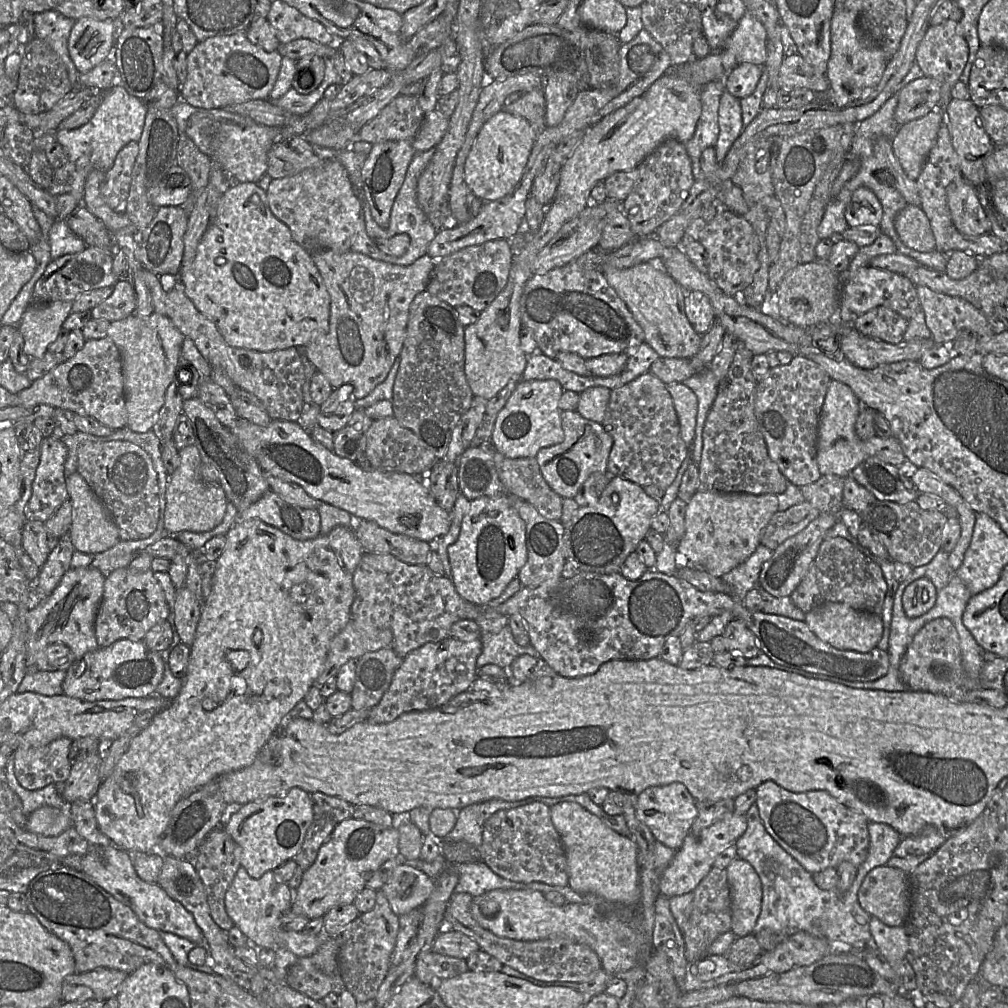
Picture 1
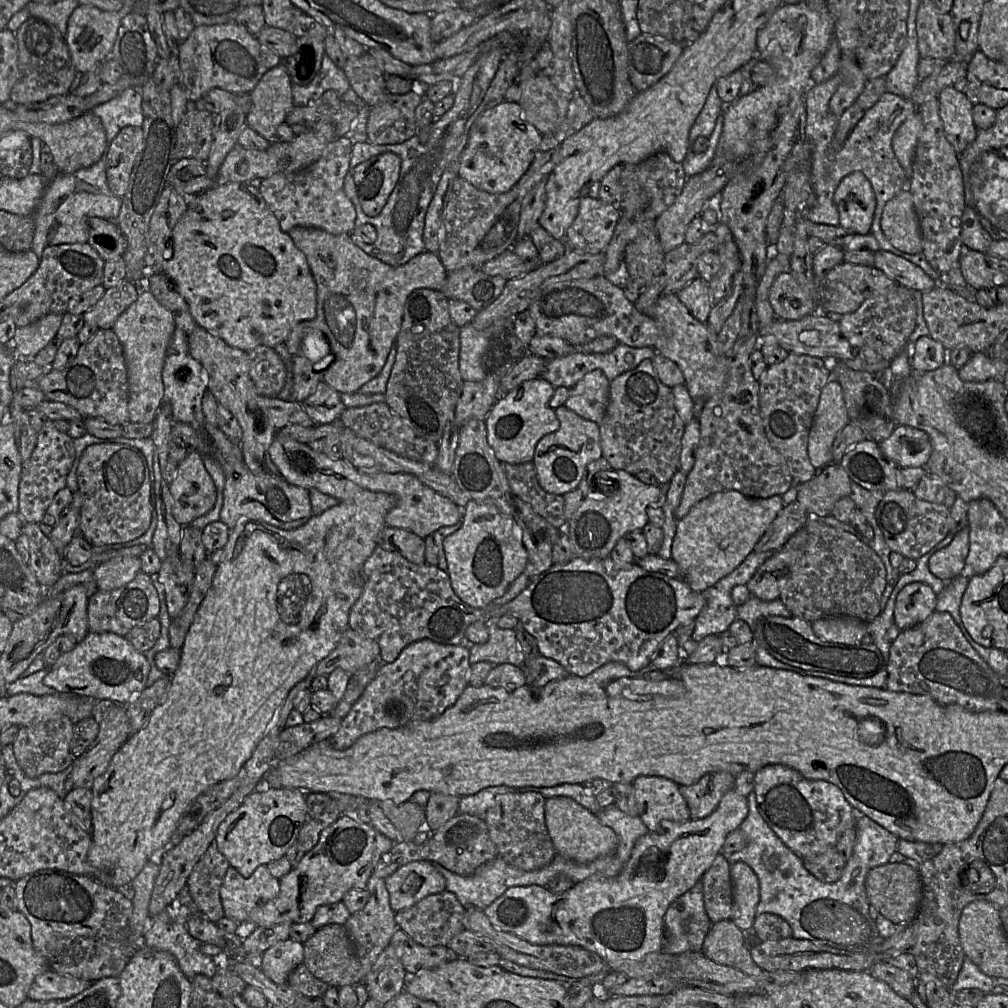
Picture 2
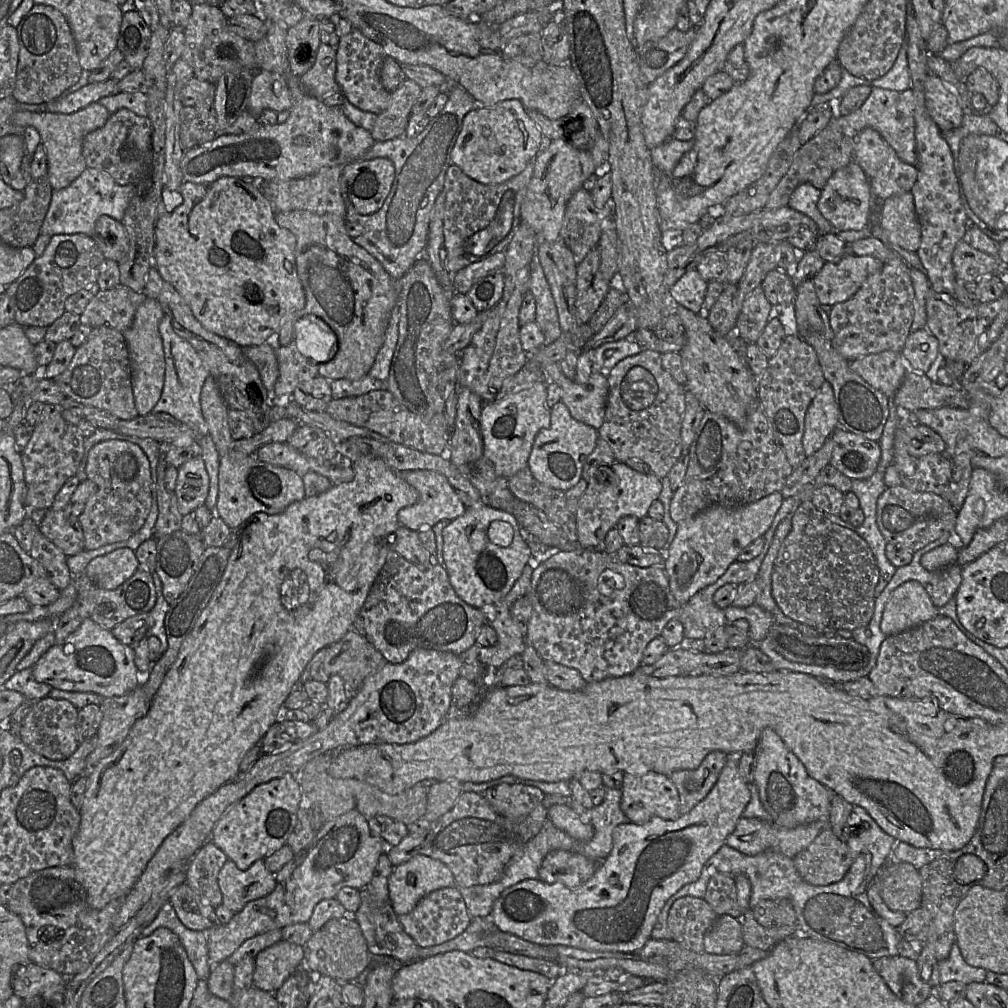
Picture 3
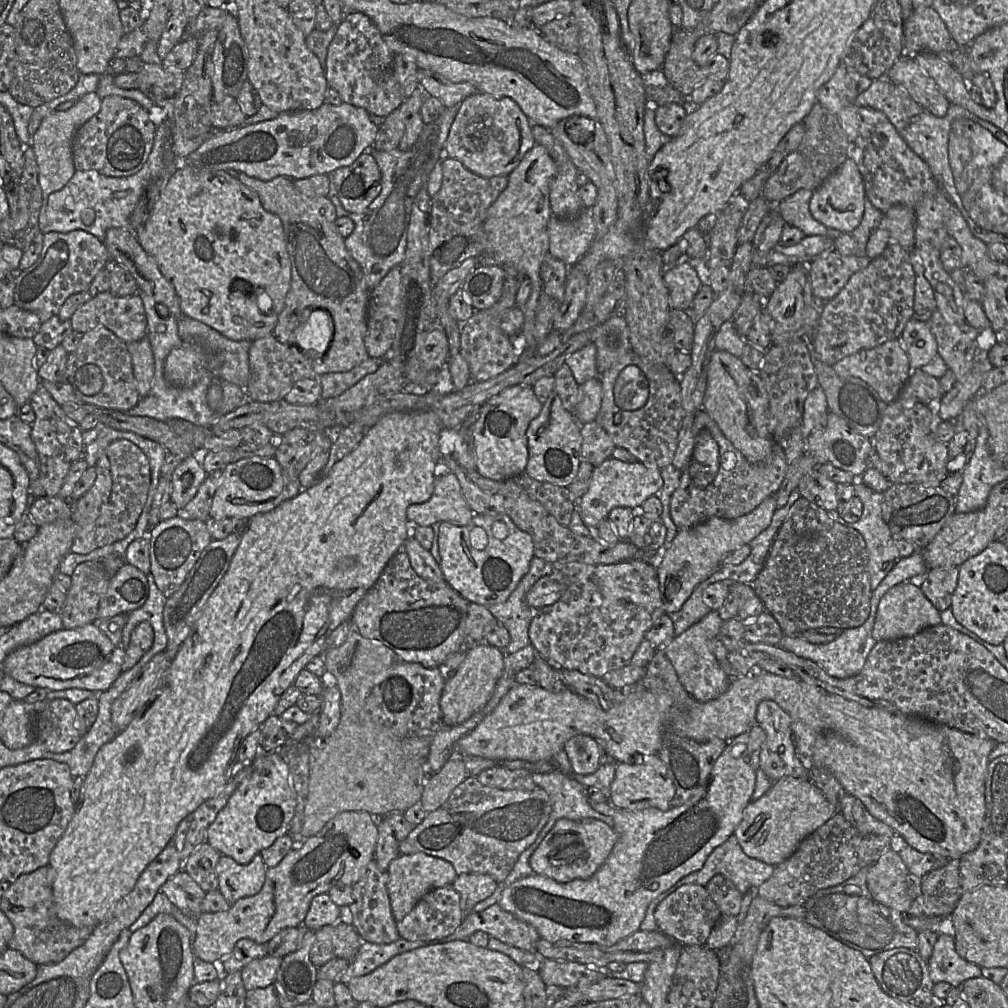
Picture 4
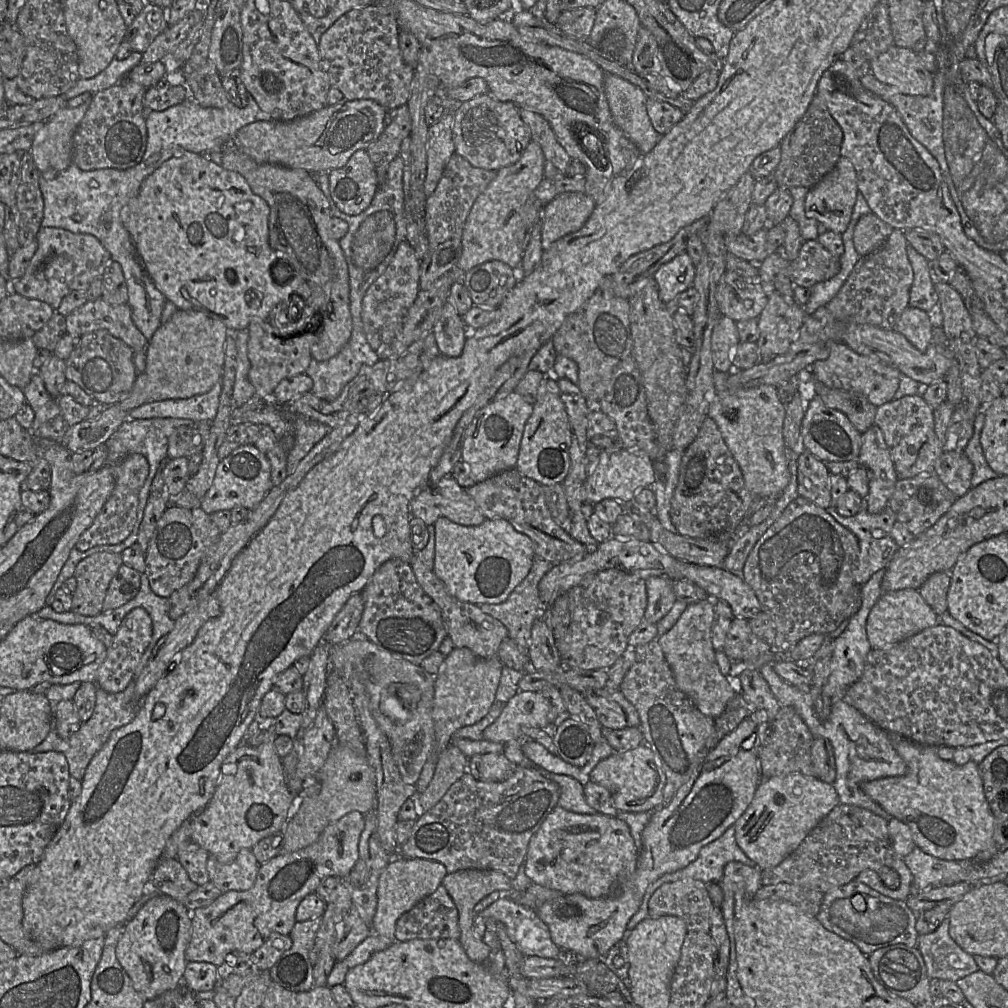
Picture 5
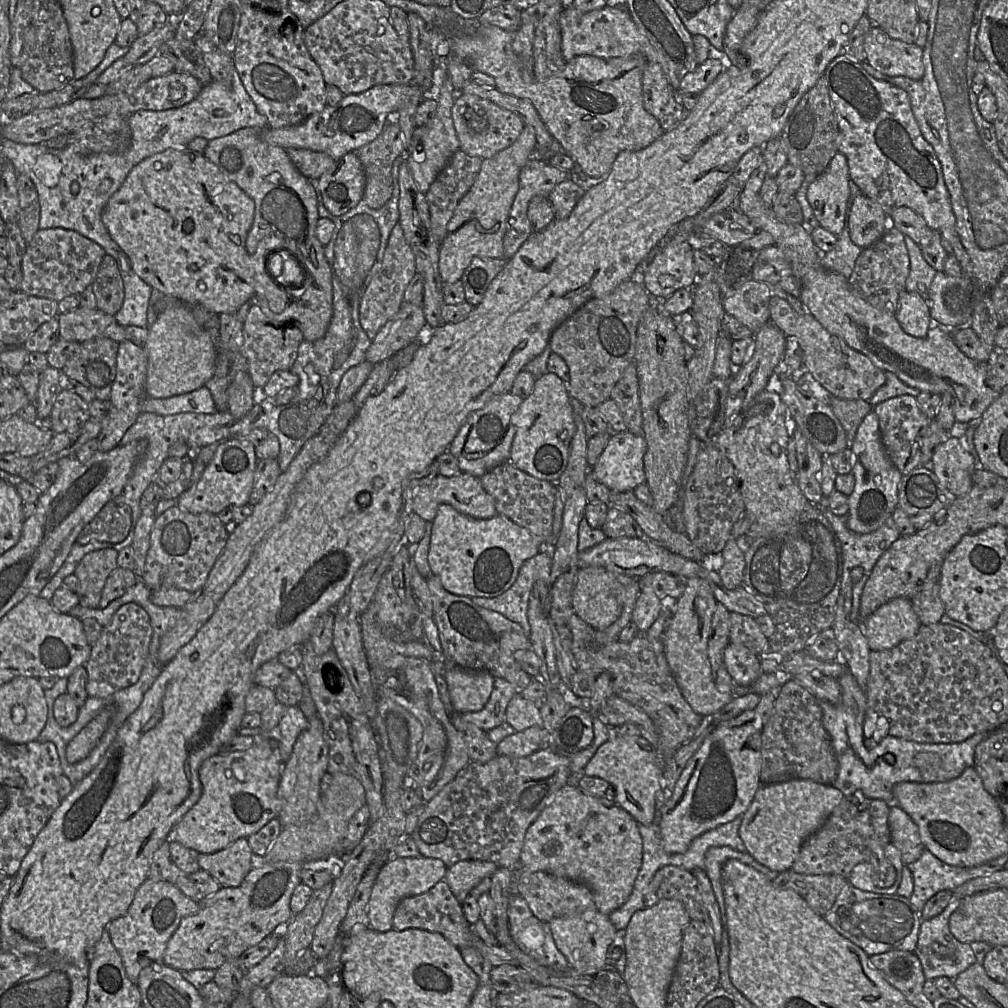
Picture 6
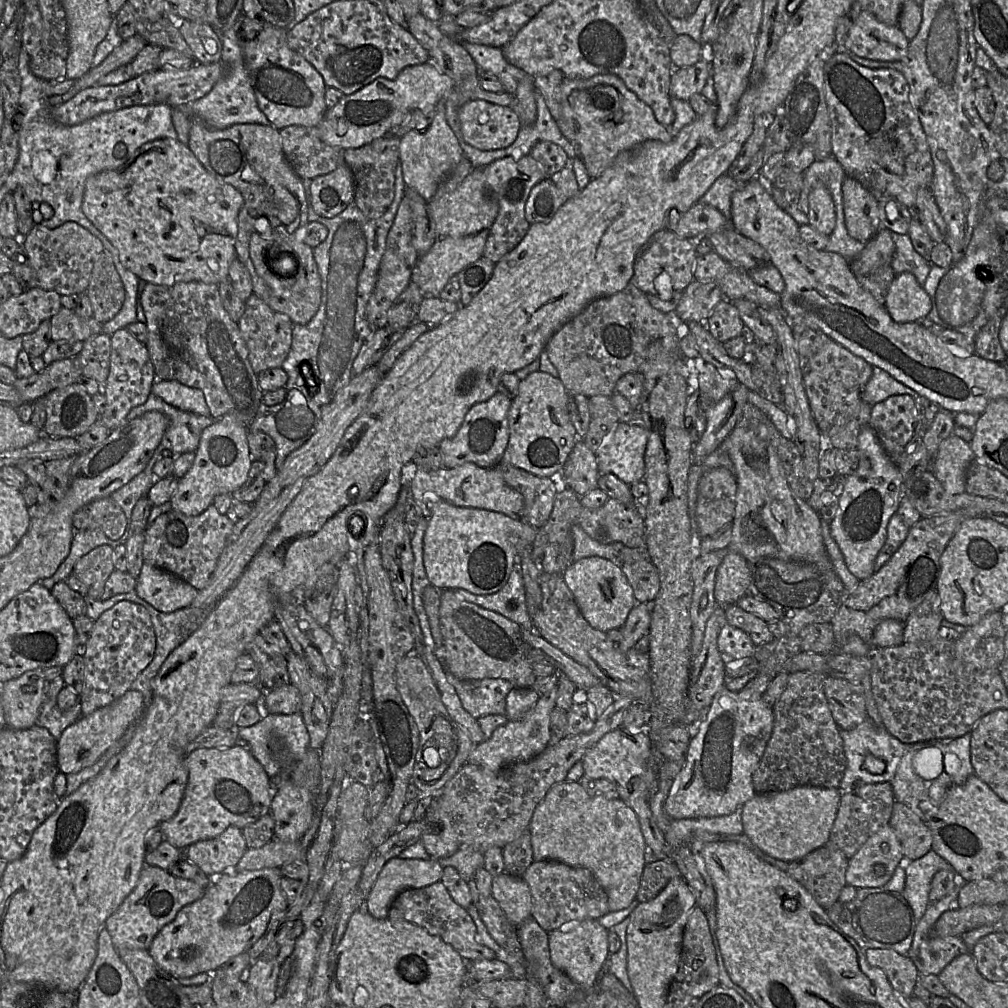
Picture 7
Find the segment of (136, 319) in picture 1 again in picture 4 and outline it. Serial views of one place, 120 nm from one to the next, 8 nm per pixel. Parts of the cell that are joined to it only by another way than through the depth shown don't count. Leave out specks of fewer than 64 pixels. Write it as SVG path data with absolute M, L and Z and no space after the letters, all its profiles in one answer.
M148 337L127 344L132 358L134 378L140 398L146 397L152 386L155 362Z

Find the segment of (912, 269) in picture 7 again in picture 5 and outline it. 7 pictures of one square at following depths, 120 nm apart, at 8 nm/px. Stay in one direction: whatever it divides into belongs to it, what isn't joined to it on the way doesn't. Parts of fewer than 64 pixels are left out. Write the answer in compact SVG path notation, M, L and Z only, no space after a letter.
M909 243L907 256L914 273L909 305L933 314L939 305L930 261Z

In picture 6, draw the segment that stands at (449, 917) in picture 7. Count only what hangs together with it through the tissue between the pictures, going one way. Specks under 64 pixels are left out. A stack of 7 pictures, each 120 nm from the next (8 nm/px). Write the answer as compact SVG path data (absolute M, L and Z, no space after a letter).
M444 880L439 881L423 894L403 898L396 907L393 916L393 928L398 931L414 928L439 933L459 950L475 947L493 967L517 966L517 961L510 952L499 945L488 946L474 931L474 925L467 921L461 903L455 898Z

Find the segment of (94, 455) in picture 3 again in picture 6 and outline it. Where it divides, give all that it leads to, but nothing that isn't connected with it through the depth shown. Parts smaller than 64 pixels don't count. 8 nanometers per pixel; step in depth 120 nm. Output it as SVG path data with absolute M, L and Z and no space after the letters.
M122 494L107 502L79 533L76 542L86 545L100 541L118 544L124 541L131 527L131 508Z

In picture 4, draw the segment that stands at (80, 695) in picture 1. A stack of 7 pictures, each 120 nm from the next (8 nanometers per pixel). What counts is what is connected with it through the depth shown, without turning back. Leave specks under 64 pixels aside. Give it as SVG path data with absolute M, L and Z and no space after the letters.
M93 623L62 629L11 652L1 664L5 675L35 688L49 691L70 688L96 692L107 690L122 673L125 650L114 646Z

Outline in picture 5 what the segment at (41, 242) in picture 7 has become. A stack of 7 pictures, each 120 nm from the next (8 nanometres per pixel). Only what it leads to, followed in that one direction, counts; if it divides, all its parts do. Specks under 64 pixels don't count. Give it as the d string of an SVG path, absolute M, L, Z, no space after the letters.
M41 227L35 239L38 244L37 250L24 275L11 282L11 291L28 299L43 301L54 310L71 292L86 292L93 280L101 278L112 260L100 241L89 234L75 234L61 228Z

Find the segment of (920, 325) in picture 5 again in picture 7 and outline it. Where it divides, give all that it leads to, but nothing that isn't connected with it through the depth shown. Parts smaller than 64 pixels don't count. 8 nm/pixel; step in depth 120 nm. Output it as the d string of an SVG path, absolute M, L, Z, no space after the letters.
M903 272L892 281L884 306L895 322L907 323L925 320L932 303L916 277L910 272Z

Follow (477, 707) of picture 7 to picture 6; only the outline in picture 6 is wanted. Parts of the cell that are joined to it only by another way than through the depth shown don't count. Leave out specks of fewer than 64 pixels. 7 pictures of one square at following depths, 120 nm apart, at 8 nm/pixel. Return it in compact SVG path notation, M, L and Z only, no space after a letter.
M495 678L493 690L486 705L477 712L466 712L463 718L485 732L501 725L506 720L506 710L518 690L503 678Z

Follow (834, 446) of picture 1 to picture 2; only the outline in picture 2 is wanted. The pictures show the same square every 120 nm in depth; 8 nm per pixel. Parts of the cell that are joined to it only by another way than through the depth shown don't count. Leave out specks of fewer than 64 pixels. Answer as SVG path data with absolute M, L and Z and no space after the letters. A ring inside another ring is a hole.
M831 378L821 391L808 435L808 457L817 471L834 463L834 440L848 423L842 387ZM896 425L891 435L878 444L882 452L899 468L925 467L932 452L929 435L906 425Z

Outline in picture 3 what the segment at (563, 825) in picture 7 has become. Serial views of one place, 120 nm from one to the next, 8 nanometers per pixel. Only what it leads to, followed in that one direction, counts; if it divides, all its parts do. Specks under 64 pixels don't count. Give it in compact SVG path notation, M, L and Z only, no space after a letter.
M553 850L542 861L539 878L548 884L560 882L577 887L591 878L599 865L599 862L576 852Z

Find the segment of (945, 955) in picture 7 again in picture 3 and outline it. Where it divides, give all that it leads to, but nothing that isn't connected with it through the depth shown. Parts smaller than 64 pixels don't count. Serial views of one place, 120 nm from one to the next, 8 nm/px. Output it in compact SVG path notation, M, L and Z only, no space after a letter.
M957 943L952 946L947 959L938 961L938 969L941 983L958 981L967 985L986 981L987 970L967 964Z

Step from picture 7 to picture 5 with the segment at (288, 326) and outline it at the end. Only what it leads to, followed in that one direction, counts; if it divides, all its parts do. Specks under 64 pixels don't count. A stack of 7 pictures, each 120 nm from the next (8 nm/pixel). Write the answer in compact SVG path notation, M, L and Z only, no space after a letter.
M254 319L248 328L247 356L250 362L248 380L255 389L255 397L272 400L277 385L285 378L305 374L312 361L310 336L283 338L266 320Z

